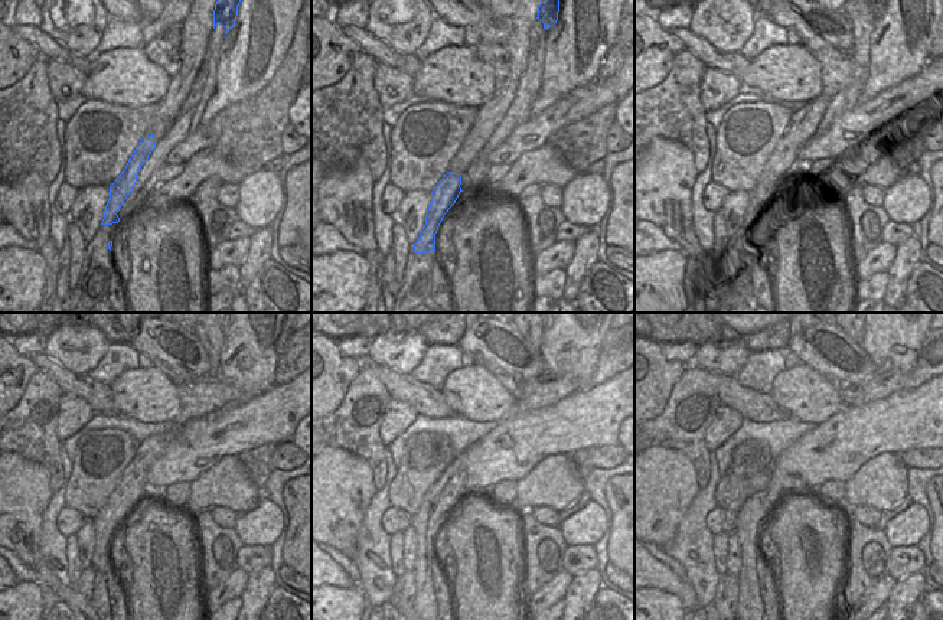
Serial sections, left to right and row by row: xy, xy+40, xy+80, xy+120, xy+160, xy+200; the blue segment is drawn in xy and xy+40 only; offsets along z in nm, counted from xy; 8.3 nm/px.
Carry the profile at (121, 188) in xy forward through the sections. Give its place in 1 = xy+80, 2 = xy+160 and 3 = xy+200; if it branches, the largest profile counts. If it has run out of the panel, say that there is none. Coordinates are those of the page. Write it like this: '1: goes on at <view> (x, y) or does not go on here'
1: goes on at xy+80 (741, 251)
2: goes on at xy+160 (404, 588)
3: goes on at xy+200 (725, 599)

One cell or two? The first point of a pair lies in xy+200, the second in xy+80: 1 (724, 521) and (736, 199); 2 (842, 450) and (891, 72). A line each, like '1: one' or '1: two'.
1: two
2: two

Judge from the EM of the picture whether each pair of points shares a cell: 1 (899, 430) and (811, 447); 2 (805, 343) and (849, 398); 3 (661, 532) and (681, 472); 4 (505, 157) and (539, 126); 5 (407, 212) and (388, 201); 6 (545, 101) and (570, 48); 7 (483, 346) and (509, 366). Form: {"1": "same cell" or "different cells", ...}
{"1": "same cell", "2": "same cell", "3": "same cell", "4": "same cell", "5": "different cells", "6": "same cell", "7": "same cell"}

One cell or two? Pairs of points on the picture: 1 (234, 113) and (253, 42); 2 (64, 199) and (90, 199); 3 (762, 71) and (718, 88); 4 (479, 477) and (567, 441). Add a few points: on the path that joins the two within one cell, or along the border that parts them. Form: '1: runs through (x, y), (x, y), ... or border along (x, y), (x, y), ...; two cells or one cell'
1: border along (251, 97), (224, 107), (208, 120); two cells
2: border along (80, 189), (67, 214); two cells
3: border along (740, 81), (743, 87); two cells
4: runs through (501, 456), (519, 441), (545, 441); one cell

